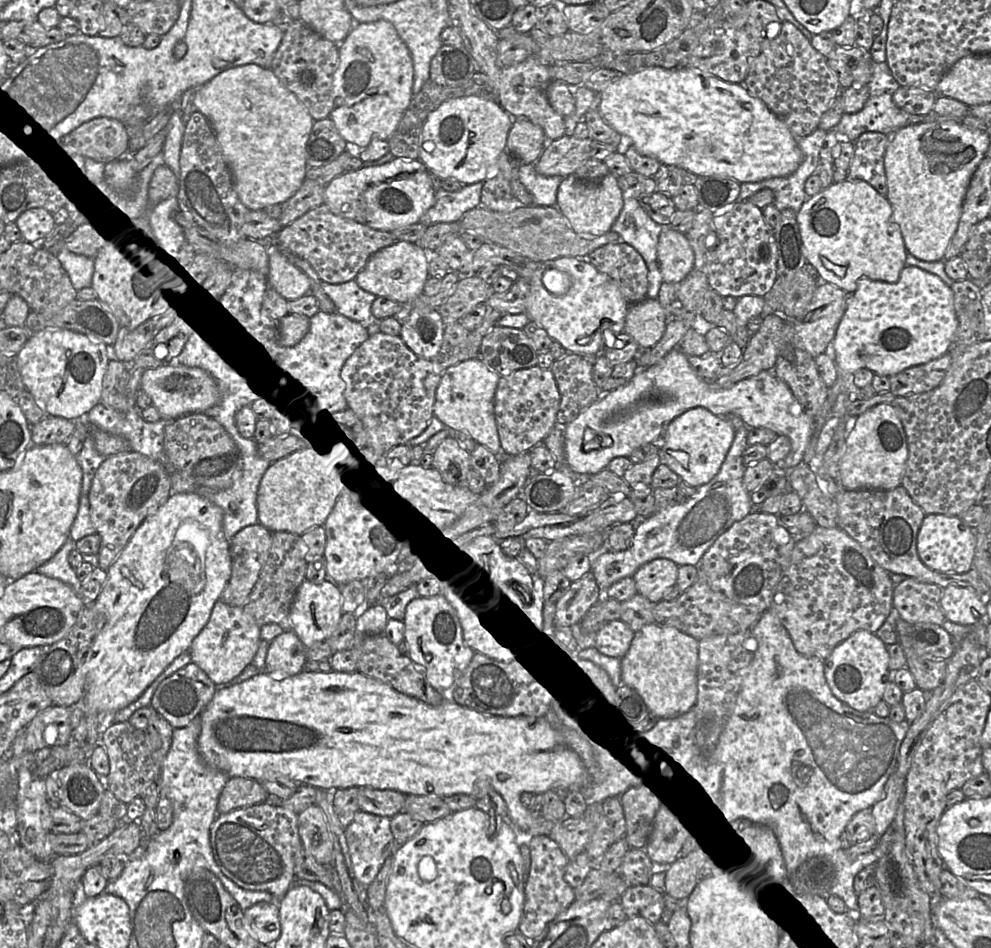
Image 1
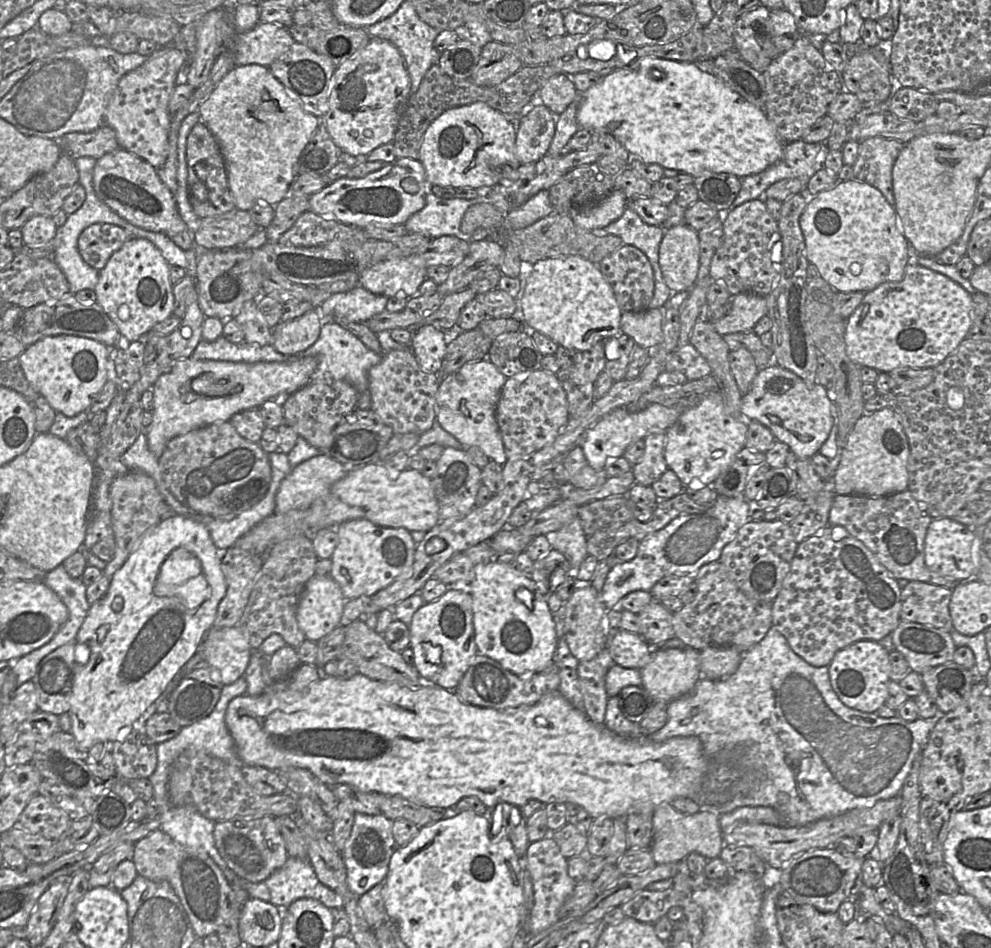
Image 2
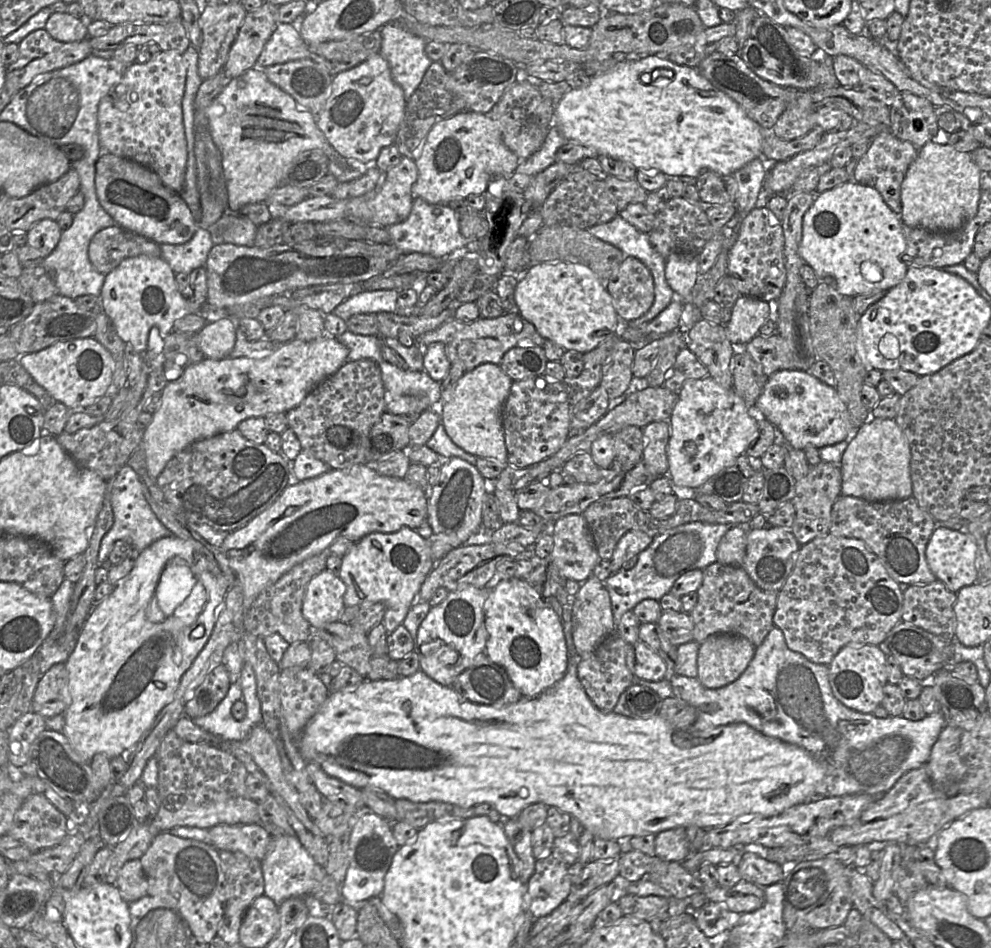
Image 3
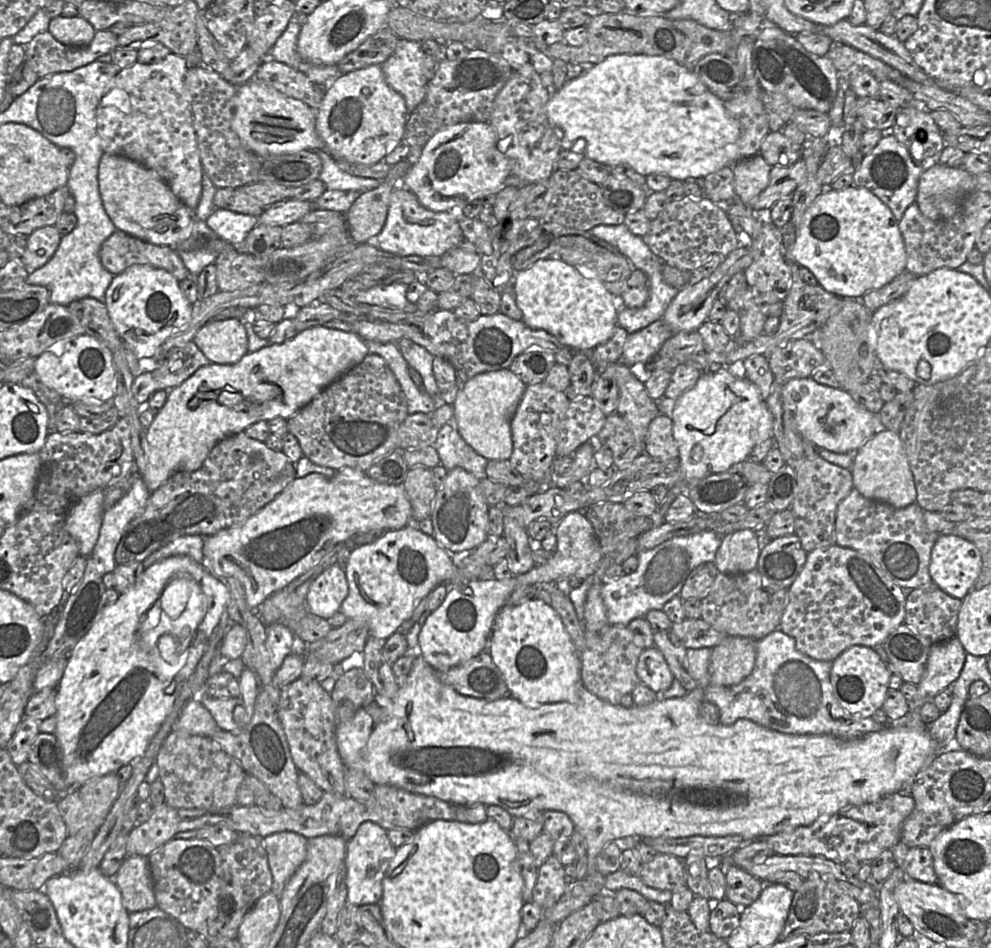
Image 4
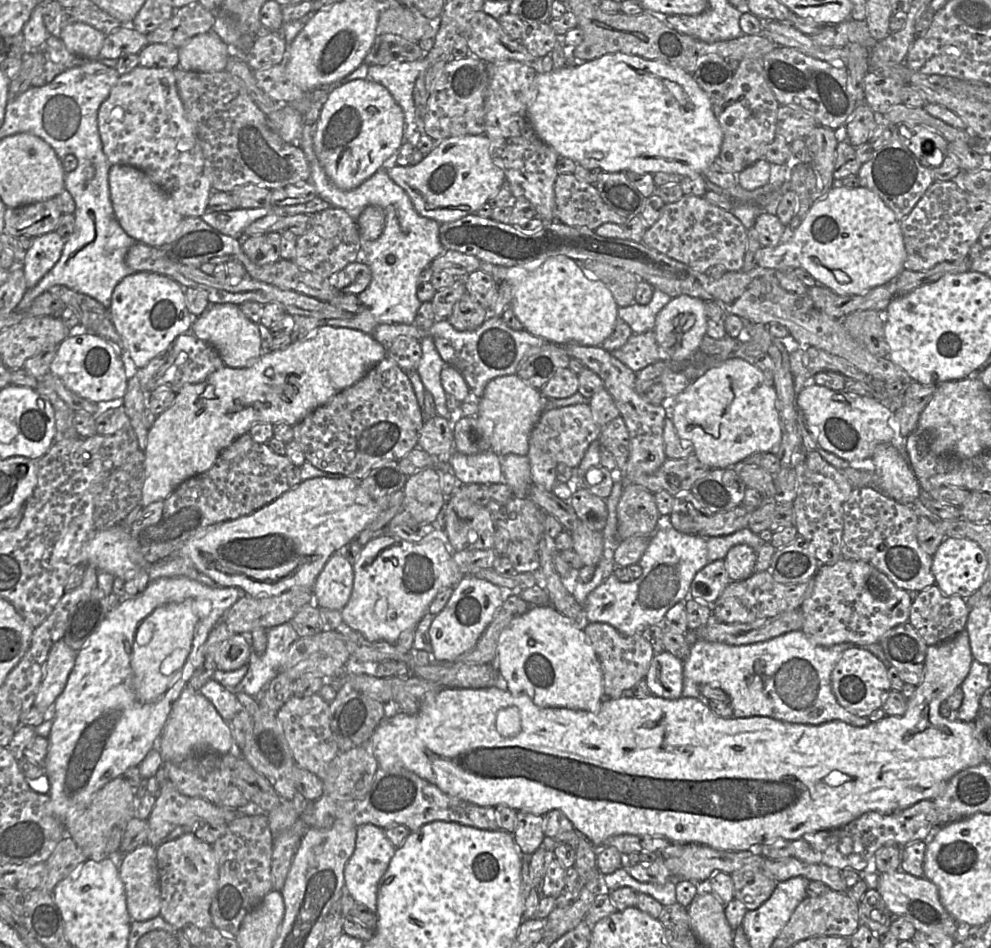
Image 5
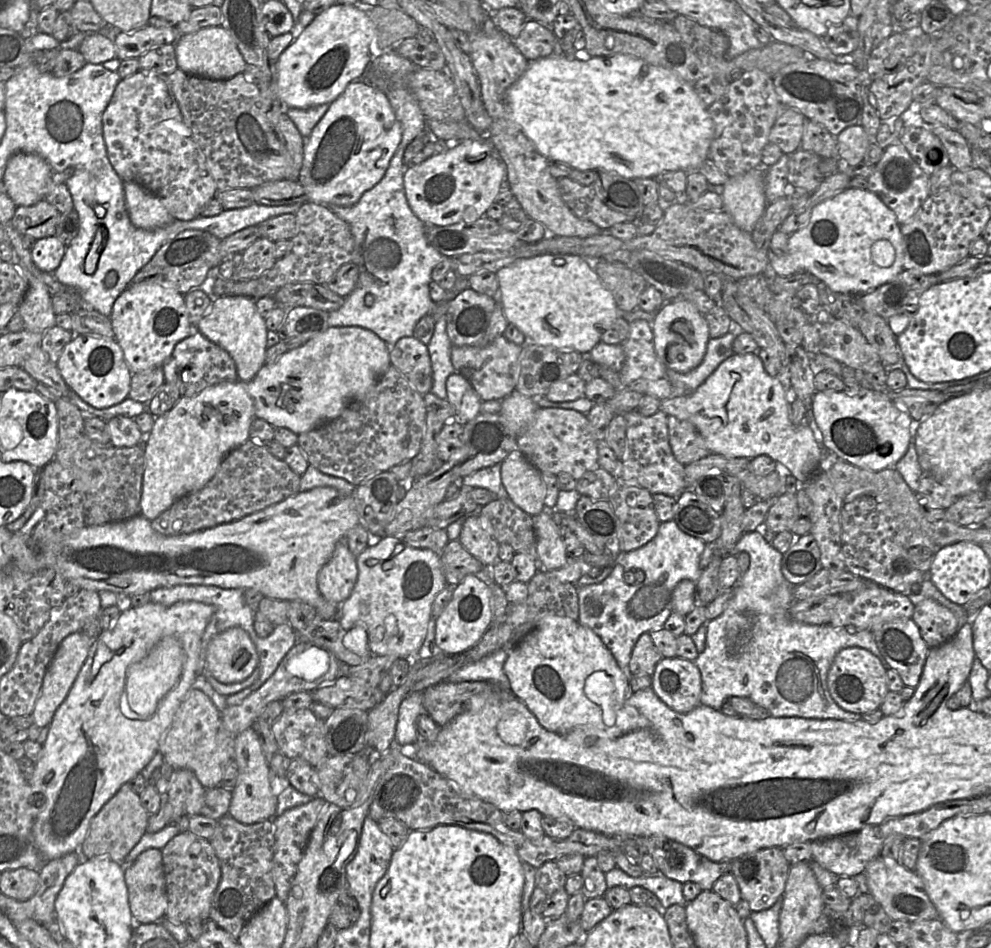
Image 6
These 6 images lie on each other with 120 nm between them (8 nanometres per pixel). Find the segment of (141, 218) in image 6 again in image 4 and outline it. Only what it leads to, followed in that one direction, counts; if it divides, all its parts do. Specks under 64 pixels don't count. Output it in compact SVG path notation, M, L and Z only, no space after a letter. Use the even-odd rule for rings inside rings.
M103 153L98 167L98 187L103 207L116 227L142 241L176 247L188 238L193 213L153 170L124 156Z

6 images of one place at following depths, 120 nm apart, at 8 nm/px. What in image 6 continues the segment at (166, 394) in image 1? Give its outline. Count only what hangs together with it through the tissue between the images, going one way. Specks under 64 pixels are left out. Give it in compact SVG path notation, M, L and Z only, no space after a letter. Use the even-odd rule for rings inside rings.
M329 327L301 347L286 352L273 365L264 365L251 381L225 382L208 387L196 396L180 397L170 411L155 419L148 435L140 515L152 521L179 498L202 489L213 478L222 460L249 439L250 425L257 419L300 434L337 418L349 404L364 398L391 366L389 350L389 346L368 329Z

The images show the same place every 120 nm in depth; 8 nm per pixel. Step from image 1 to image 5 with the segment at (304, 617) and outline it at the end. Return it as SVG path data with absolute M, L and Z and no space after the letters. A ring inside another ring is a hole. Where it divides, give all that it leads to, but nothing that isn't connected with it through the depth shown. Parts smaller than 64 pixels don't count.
M334 553L317 576L312 592L318 608L342 610L350 599L354 581L353 565Z

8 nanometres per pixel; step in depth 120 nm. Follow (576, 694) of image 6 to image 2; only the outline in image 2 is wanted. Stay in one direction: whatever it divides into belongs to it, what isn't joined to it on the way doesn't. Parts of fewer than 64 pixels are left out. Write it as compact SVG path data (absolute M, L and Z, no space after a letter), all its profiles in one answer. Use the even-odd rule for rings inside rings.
M498 561L480 564L475 568L475 578L470 582L473 599L473 629L478 654L487 656L516 675L531 675L541 672L553 663L558 637L555 622L546 596L538 590L536 583L521 571Z

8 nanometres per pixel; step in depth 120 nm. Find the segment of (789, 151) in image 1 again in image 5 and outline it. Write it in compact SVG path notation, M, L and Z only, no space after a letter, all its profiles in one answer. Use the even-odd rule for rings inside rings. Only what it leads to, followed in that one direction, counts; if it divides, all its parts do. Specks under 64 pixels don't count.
M622 52L608 53L577 67L537 73L528 118L537 136L559 156L570 158L585 168L599 167L603 172L704 175L719 157L723 141L713 102L691 74L661 61Z

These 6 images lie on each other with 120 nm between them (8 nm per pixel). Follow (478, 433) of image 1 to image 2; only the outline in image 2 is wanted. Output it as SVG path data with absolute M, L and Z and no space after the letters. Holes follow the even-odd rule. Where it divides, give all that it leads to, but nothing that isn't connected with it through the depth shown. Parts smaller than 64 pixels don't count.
M487 358L464 364L440 379L436 394L435 418L460 443L478 447L490 460L503 465L506 455L496 420L496 408L507 380Z

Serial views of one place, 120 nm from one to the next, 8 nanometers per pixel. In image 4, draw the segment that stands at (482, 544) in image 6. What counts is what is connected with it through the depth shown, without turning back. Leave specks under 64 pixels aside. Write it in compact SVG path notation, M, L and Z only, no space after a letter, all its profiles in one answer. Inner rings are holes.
M463 468L448 471L444 483L437 489L431 520L436 542L452 552L472 550L488 537L488 509L480 480Z

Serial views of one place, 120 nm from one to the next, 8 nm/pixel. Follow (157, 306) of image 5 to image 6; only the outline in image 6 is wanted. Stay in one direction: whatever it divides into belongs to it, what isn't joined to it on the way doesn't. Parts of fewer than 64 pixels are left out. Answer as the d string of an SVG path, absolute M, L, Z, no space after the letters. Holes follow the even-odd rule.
M141 282L129 285L115 300L110 320L115 335L114 339L122 349L131 374L162 367L172 354L175 345L191 335L191 323L184 295L171 287L165 287L156 283Z

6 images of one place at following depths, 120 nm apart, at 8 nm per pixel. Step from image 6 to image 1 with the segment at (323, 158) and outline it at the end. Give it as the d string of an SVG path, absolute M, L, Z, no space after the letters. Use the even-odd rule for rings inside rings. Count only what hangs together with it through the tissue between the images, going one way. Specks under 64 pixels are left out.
M387 20L355 23L338 45L339 63L331 88L329 118L339 134L361 149L377 140L388 140L412 99L413 62L410 51Z

